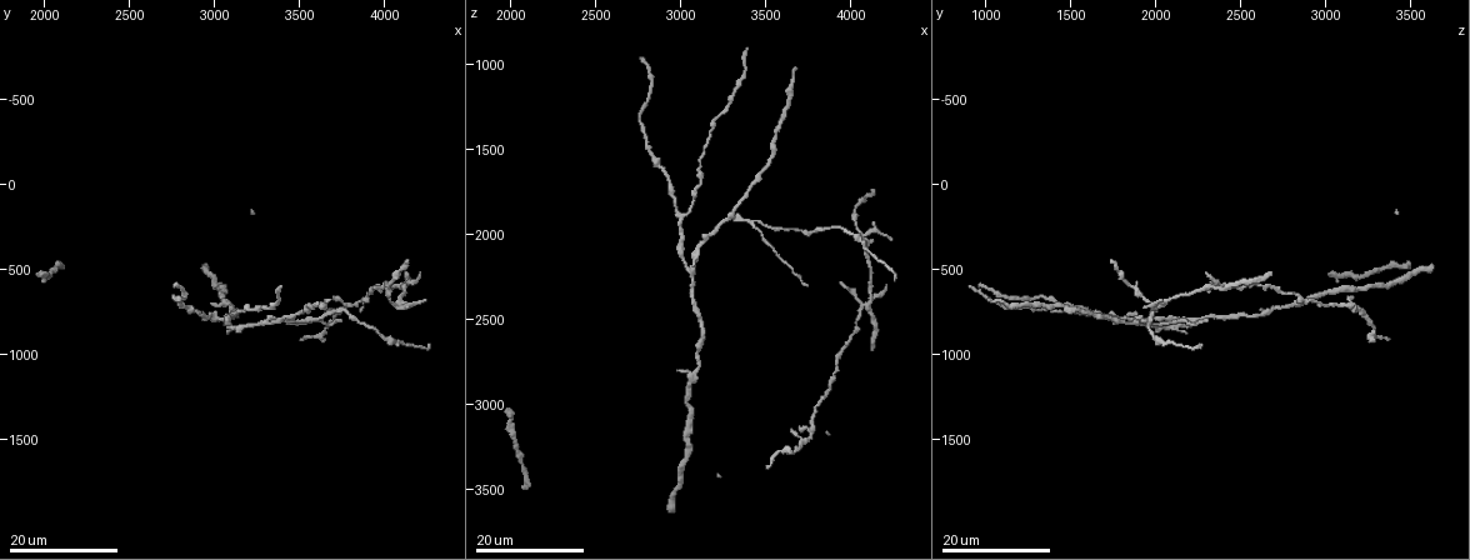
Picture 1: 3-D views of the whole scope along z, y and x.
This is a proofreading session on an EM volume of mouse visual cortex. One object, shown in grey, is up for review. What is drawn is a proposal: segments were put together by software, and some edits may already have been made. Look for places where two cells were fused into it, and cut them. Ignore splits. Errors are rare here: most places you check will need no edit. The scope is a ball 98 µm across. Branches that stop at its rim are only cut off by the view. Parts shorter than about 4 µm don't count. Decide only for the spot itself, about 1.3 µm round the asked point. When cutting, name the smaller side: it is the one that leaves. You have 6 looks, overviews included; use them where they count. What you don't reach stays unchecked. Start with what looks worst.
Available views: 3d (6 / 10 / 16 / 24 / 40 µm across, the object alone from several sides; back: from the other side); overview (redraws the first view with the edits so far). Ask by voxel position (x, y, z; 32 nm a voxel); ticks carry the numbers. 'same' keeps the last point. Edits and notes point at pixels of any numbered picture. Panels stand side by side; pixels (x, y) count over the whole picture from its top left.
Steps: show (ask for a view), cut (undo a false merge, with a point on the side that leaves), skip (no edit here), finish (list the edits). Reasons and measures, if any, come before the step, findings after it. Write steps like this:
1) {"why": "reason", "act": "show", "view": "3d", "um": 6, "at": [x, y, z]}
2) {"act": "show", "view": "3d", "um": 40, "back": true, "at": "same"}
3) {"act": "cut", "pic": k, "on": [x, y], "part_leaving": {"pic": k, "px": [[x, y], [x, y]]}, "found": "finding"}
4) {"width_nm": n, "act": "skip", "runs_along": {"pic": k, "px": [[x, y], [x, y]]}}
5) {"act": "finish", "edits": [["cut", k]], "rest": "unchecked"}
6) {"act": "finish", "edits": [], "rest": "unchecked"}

{"why": "three arms meet", "act": "show", "view": "3d", "um": 24, "at": [3420, 800, 1920]}

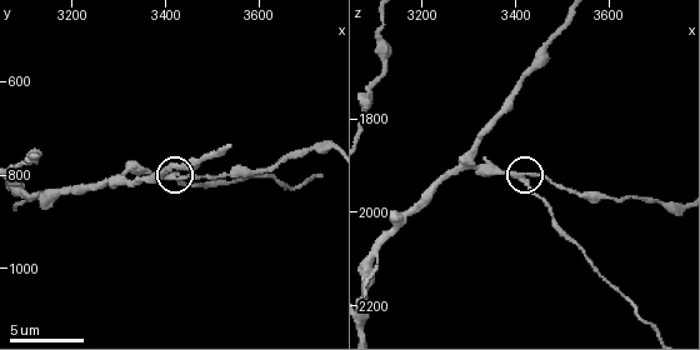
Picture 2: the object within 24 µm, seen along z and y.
{"act": "show", "view": "3d", "um": 10, "at": [3425, 800, 1930]}

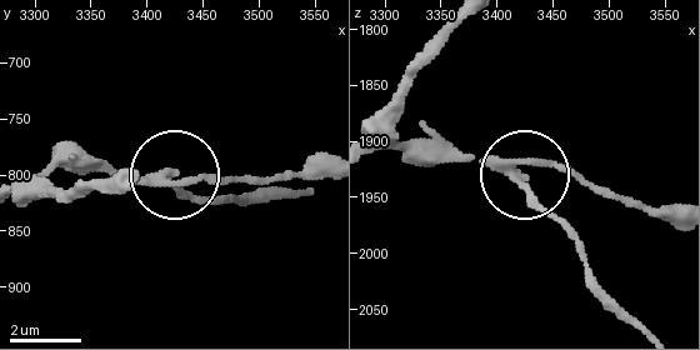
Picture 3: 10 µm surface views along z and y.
{"width_nm": 190, "act": "cut", "pic": 3, "on": [183, 196], "found": "two cells meet here"}

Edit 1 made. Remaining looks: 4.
{"act": "show", "view": "overview"}

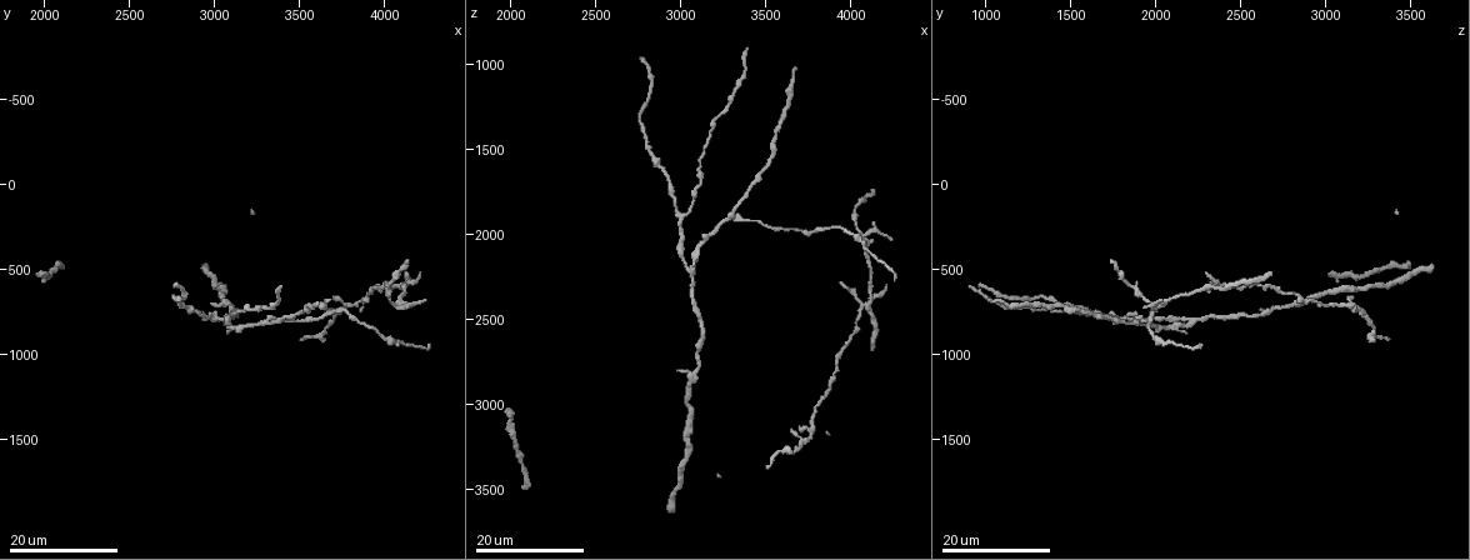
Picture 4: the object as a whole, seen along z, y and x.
{"why": "three-way junction", "act": "show", "view": "3d", "um": 24, "at": [4060, 700, 2000]}

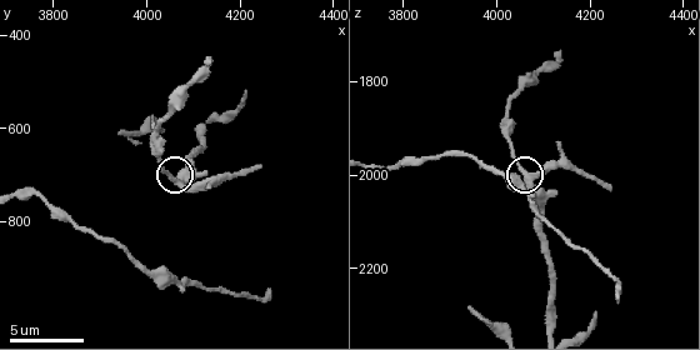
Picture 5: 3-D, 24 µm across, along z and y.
{"why": "zoom in", "act": "show", "view": "3d", "um": 6, "at": [4060, 710, 2005]}

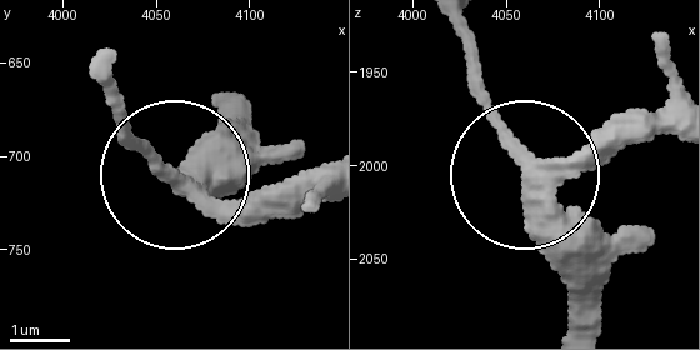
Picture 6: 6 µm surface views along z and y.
{"arms": 3, "act": "skip", "found": "all the same cell"}

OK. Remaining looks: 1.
{"act": "finish", "edits": [["cut", 3]], "rest": "unchecked"}

